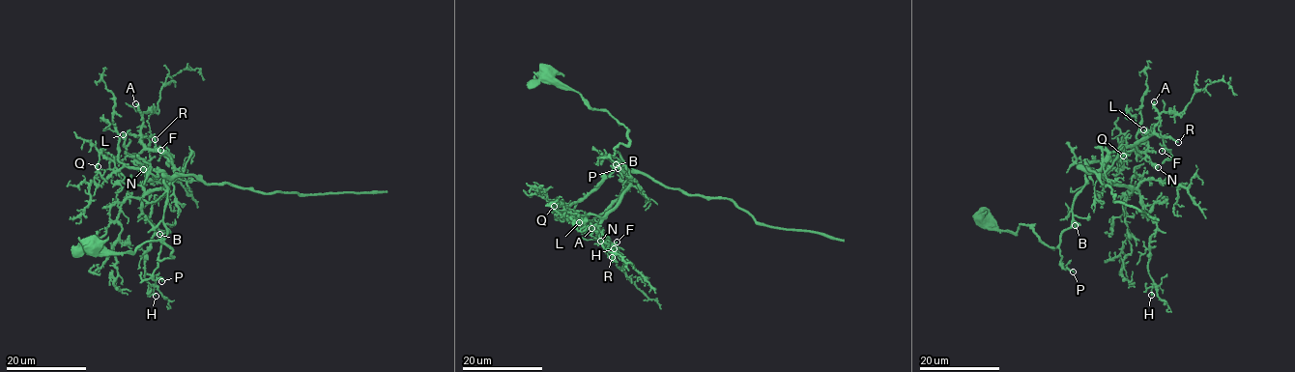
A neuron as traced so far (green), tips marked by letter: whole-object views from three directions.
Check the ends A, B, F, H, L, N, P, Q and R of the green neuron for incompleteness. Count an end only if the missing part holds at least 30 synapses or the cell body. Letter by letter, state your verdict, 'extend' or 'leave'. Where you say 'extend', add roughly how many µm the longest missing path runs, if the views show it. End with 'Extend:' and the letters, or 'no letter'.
A: leave
B: leave
F: leave
H: leave
L: leave
N: leave
P: leave
Q: leave
R: extend; about 20 µm are missing
Extend: R

